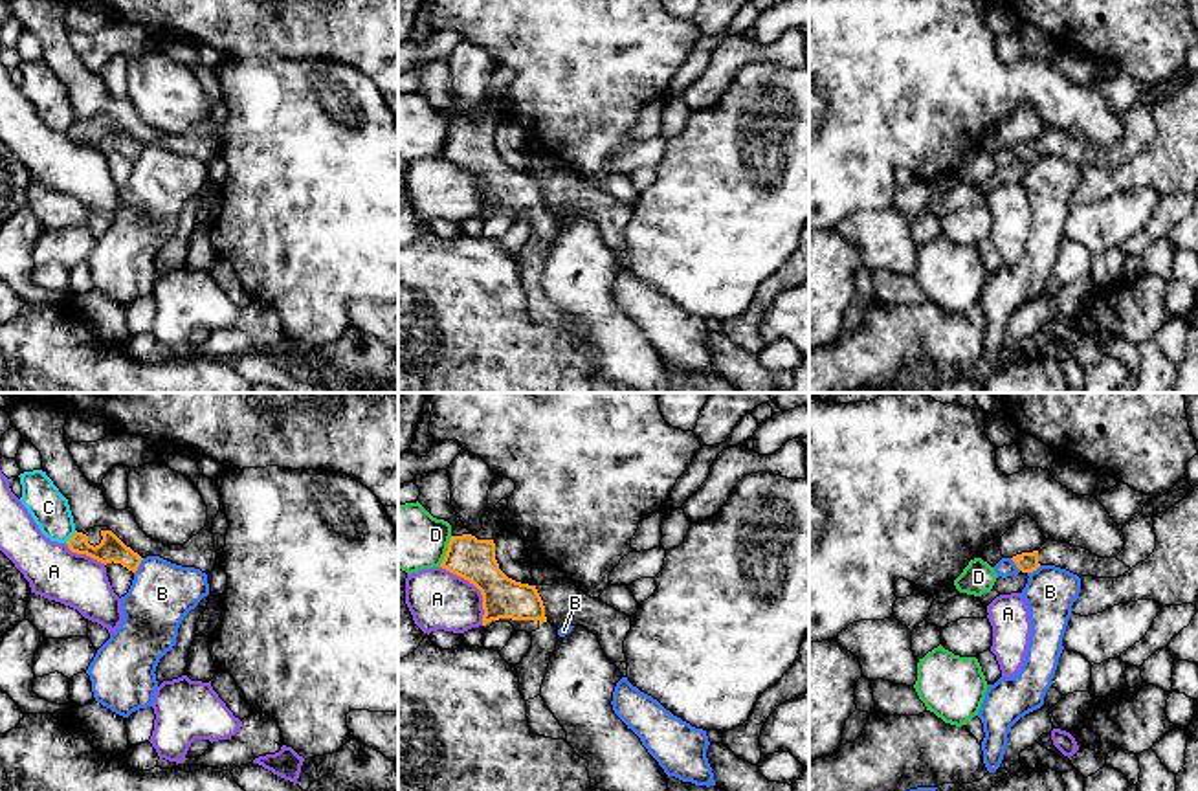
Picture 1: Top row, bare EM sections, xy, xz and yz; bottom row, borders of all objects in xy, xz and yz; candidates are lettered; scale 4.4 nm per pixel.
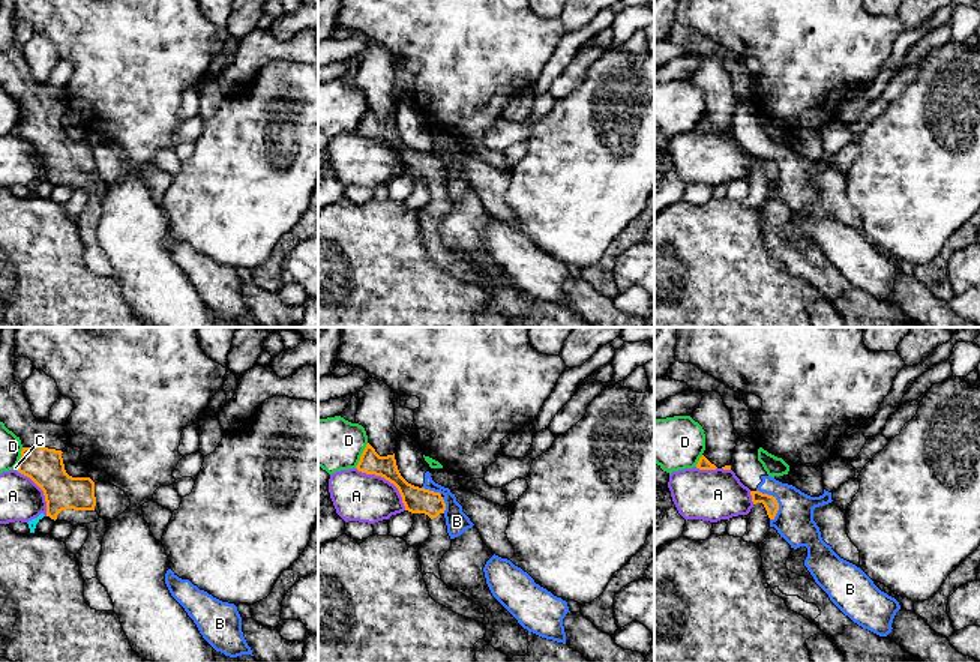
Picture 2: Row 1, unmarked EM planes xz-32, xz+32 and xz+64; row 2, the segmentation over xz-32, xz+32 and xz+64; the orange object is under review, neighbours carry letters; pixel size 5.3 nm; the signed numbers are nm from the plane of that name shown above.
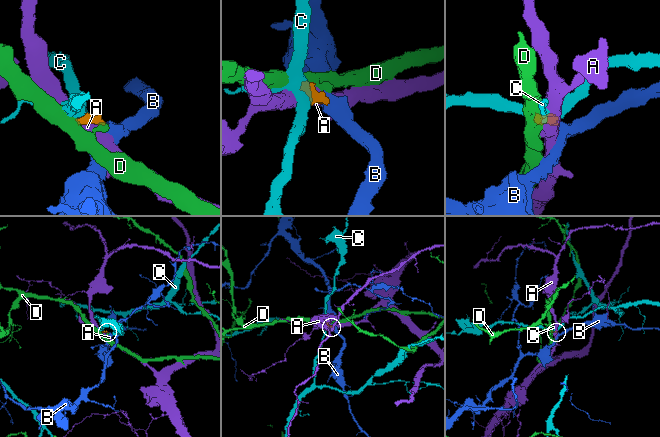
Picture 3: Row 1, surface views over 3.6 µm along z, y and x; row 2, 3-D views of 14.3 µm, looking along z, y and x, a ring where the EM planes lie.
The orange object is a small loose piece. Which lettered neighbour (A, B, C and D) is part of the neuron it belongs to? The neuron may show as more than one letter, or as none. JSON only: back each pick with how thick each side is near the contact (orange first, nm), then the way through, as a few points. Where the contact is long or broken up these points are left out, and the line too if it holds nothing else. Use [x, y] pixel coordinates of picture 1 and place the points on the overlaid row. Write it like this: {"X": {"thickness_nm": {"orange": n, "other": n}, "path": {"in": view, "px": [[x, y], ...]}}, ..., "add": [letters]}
{"add": []}

